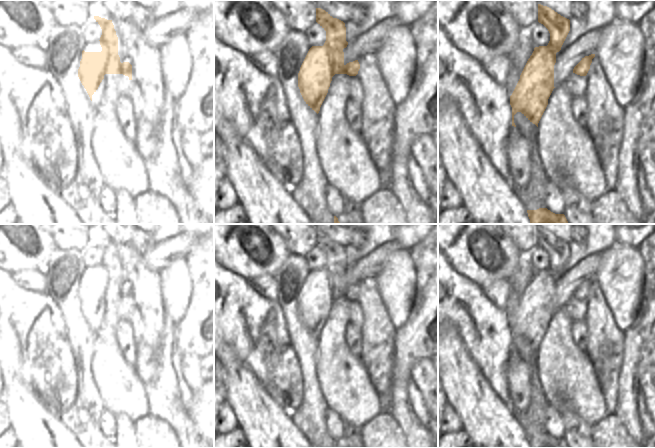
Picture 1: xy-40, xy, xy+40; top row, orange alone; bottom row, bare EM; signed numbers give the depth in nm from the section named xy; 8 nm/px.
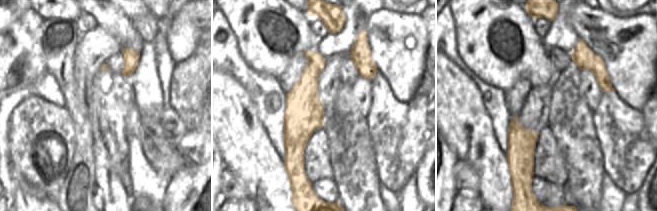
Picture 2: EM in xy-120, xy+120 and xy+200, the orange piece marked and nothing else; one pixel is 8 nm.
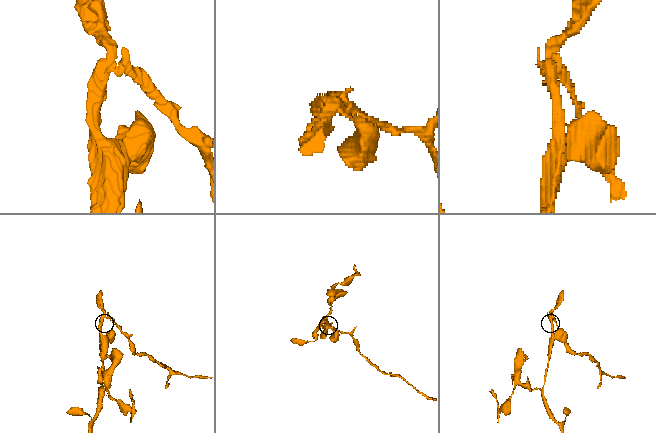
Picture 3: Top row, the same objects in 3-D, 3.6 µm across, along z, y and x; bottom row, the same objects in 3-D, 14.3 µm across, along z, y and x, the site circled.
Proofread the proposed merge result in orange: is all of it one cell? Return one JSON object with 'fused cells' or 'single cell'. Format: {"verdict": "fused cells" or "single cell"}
{"verdict": "fused cells"}

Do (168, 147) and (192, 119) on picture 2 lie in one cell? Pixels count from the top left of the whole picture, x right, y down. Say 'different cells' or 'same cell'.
different cells

